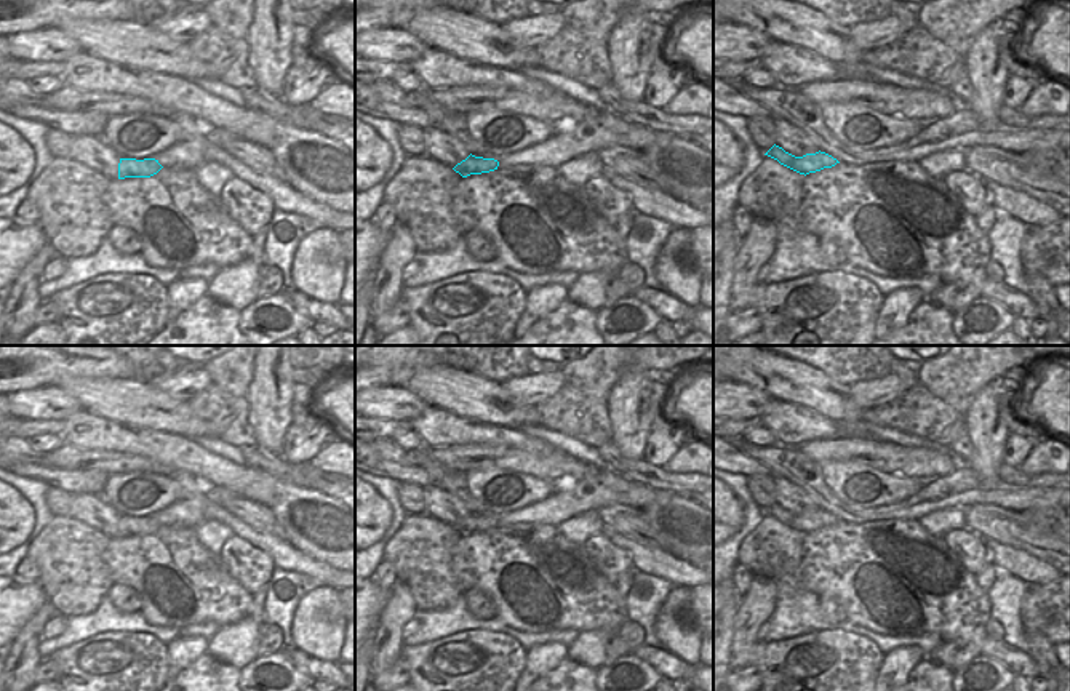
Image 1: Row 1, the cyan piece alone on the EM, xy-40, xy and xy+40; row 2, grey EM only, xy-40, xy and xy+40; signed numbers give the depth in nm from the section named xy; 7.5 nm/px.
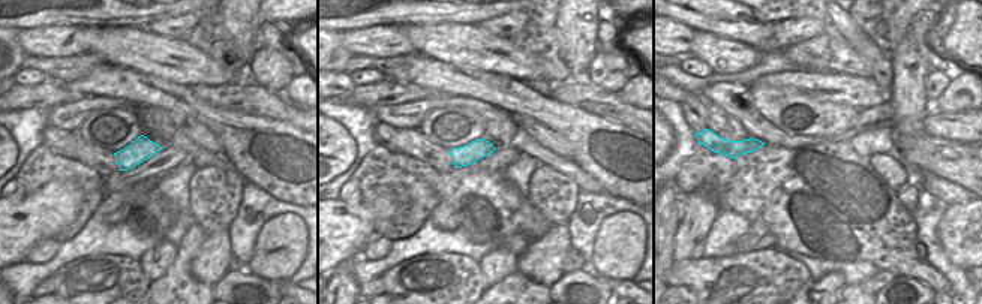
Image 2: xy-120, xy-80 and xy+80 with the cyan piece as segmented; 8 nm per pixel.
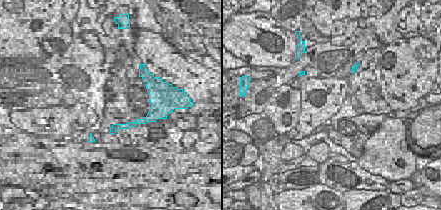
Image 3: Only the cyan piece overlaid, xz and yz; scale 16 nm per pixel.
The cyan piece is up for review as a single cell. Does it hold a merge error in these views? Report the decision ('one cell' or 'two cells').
two cells

